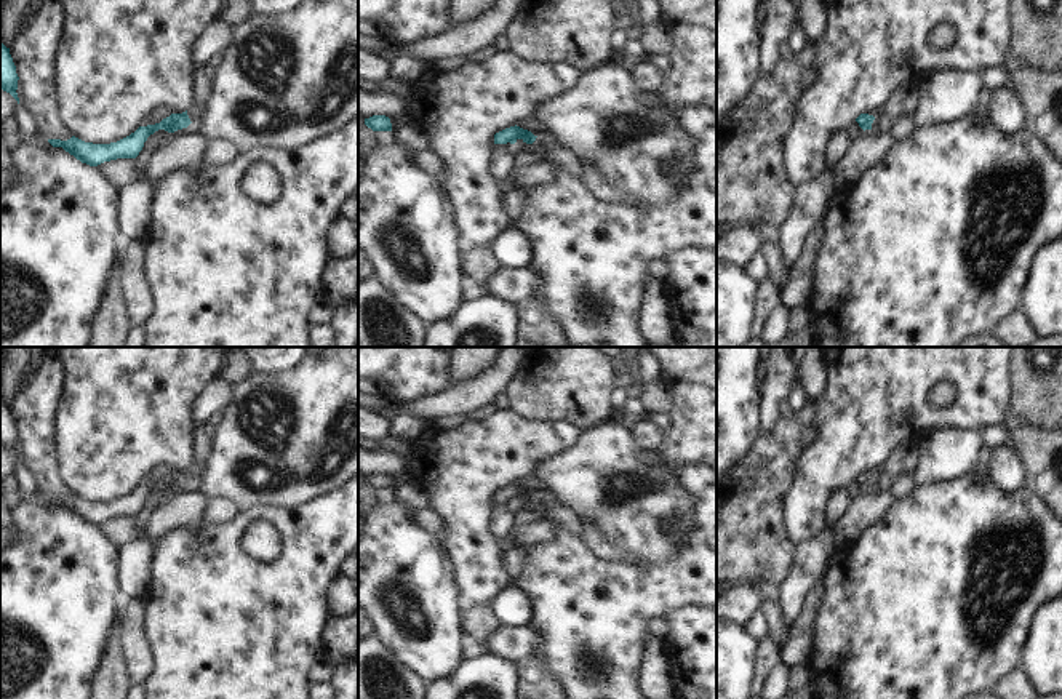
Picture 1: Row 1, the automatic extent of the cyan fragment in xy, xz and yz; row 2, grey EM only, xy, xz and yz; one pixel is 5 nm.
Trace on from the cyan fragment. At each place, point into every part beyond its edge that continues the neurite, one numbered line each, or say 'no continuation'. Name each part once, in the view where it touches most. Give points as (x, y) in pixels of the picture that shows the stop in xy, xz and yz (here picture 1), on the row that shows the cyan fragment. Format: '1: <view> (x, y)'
no continuation.

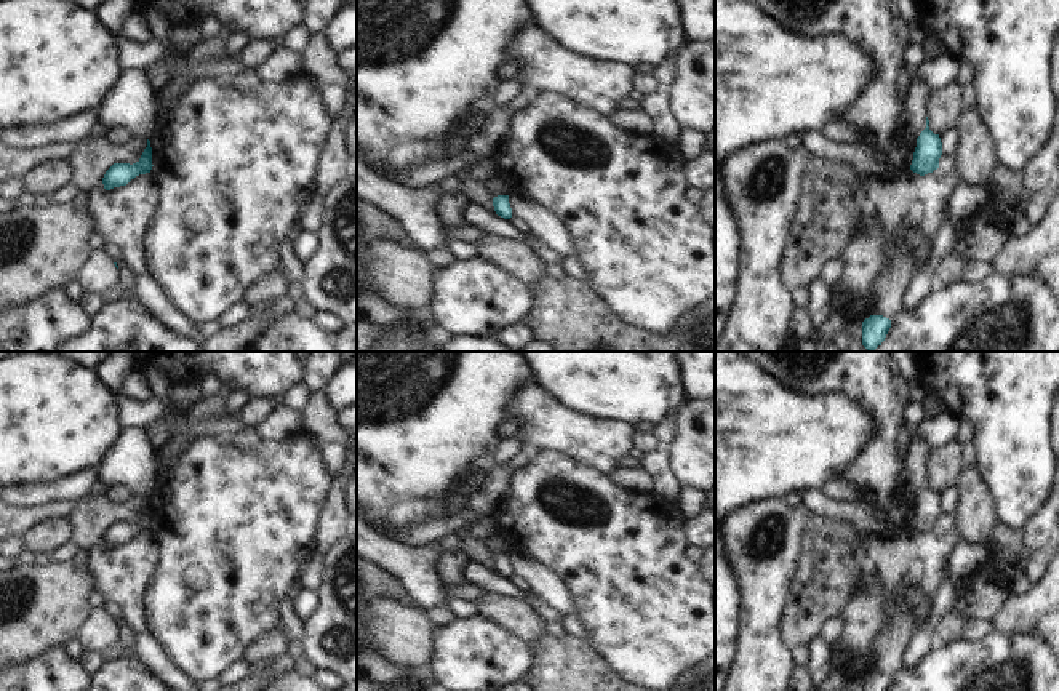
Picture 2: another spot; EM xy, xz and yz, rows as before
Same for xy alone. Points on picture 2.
no continuation.

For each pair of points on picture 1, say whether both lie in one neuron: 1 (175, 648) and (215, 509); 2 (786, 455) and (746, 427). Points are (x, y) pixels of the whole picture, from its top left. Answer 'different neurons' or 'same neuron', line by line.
1: different neurons
2: different neurons

